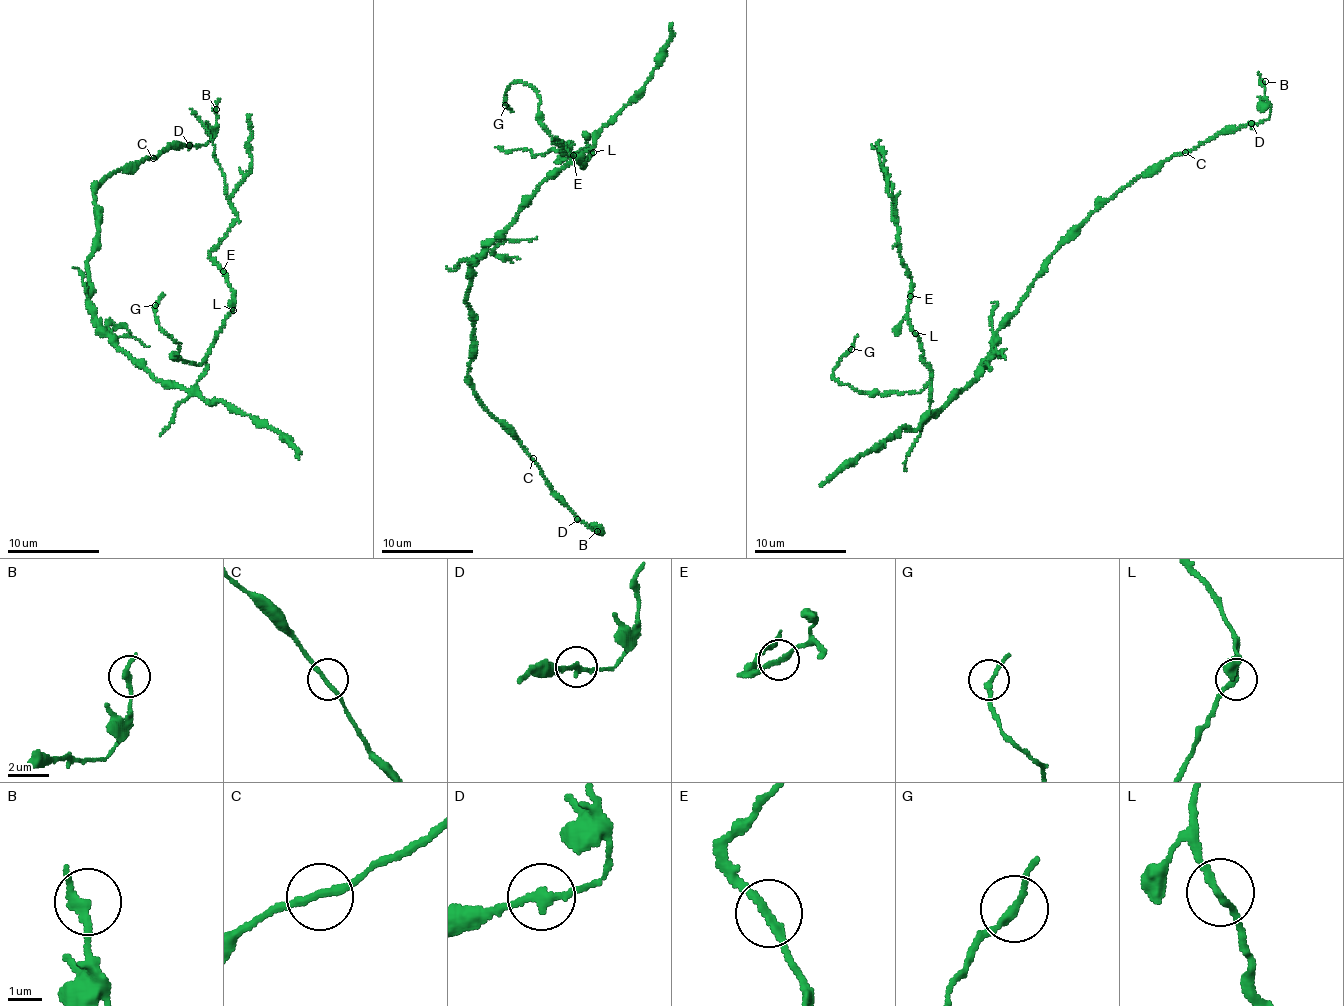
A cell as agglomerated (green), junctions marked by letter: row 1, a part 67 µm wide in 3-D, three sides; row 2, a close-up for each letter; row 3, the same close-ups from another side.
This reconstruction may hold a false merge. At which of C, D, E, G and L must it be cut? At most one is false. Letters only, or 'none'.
D

